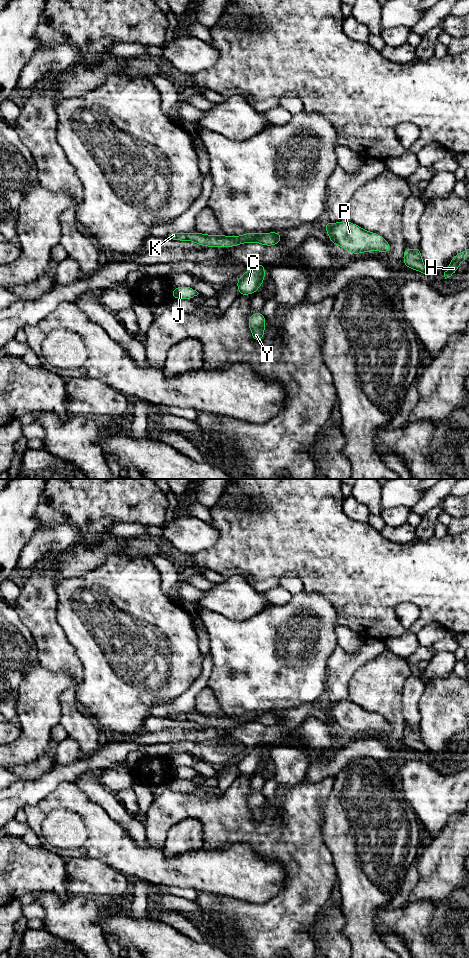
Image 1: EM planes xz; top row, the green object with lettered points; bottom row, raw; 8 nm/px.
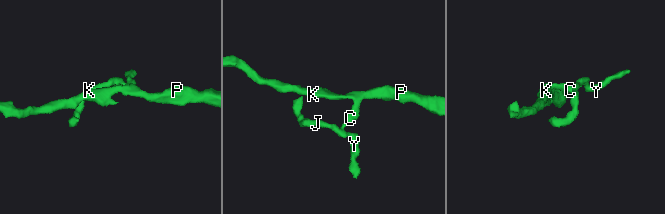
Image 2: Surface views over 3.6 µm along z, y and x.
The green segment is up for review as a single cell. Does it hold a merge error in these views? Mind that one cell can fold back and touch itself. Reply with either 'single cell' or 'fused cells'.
single cell

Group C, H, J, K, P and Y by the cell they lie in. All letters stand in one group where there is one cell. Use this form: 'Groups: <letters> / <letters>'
Groups: C H J K P Y

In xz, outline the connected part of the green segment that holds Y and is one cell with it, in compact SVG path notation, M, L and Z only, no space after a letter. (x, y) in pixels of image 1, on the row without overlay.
M255 792L248 798L248 807L252 810L252 819L261 821L264 817L266 799L263 793Z

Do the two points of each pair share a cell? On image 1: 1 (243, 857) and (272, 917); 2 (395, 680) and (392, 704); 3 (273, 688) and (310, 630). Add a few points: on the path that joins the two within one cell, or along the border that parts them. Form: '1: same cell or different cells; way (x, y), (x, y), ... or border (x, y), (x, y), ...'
1: different cells; border (284, 887), (262, 903), (242, 900)
2: same cell; way (392, 686), (392, 698)
3: same cell; way (273, 674), (273, 667), (296, 644)

